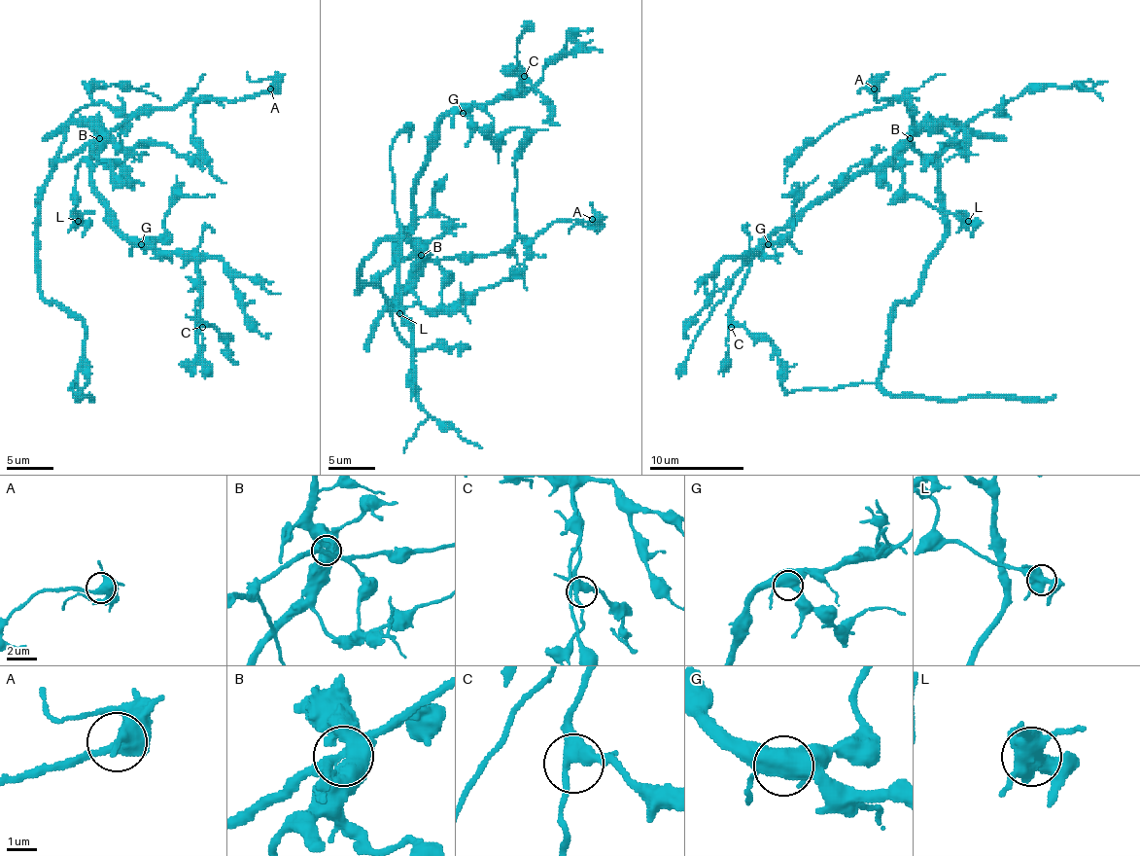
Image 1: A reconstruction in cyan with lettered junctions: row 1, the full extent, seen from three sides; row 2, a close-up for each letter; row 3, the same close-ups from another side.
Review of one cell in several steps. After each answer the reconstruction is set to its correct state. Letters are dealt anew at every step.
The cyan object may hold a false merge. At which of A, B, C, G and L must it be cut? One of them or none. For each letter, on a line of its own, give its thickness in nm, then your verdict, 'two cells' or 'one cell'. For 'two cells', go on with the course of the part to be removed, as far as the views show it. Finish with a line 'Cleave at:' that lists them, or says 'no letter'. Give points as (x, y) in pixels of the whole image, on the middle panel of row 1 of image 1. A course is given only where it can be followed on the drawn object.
A: calibre 480 nm; one cell
B: calibre 500 nm; two cells; course (421, 255), (404, 257), (362, 290), (360, 271), (383, 240), (406, 233), (399, 224), (411, 401)
C: calibre 400 nm; one cell
G: calibre 480 nm; one cell
L: calibre 500 nm; one cell
Cleave at: B

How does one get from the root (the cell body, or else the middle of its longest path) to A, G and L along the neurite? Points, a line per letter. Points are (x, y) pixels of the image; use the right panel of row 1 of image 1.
A: (933, 166), (912, 145), (915, 122), (907, 105), (902, 100), (877, 100), (874, 89)
G: (933, 166), (907, 145), (881, 163), (853, 173), (834, 190), (811, 201), (777, 228), (768, 237), (768, 244)
L: (933, 166), (910, 145), (895, 161), (902, 173), (902, 188), (910, 195), (921, 196), (938, 208), (968, 221)

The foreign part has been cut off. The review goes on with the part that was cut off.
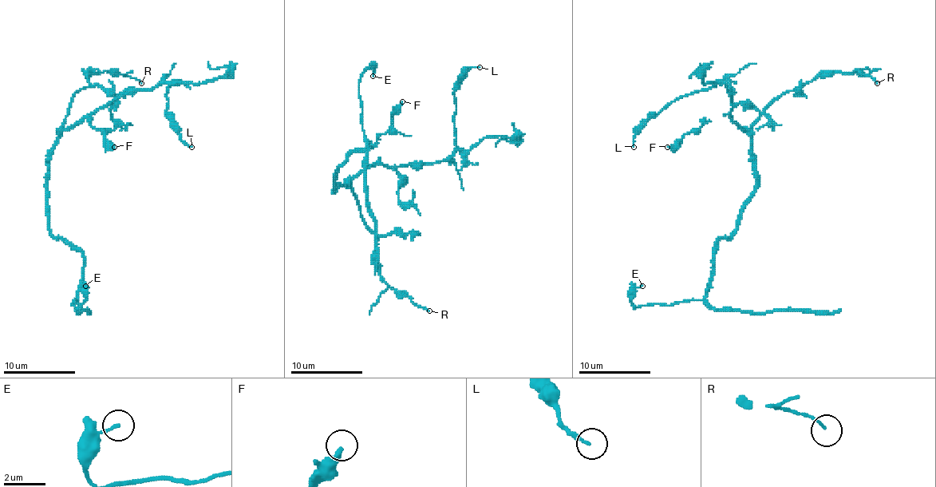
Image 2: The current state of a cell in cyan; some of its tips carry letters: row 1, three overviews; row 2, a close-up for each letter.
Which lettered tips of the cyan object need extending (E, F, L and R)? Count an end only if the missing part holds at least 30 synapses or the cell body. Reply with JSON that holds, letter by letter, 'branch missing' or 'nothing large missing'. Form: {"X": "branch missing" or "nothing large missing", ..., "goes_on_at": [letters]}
{"E": "nothing large missing", "F": "nothing large missing", "L": "nothing large missing", "R": "nothing large missing", "goes_on_at": []}

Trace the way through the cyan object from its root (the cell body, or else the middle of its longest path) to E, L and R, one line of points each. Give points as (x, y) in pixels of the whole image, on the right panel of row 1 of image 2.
E: (756, 176), (756, 192), (738, 229), (718, 242), (712, 280), (701, 300), (637, 307), (633, 291), (642, 286)
L: (756, 176), (750, 137), (731, 117), (732, 100), (724, 83), (667, 103), (635, 136), (633, 147)
R: (756, 176), (752, 123), (776, 100), (819, 76), (835, 73), (858, 71), (870, 74), (877, 83)

